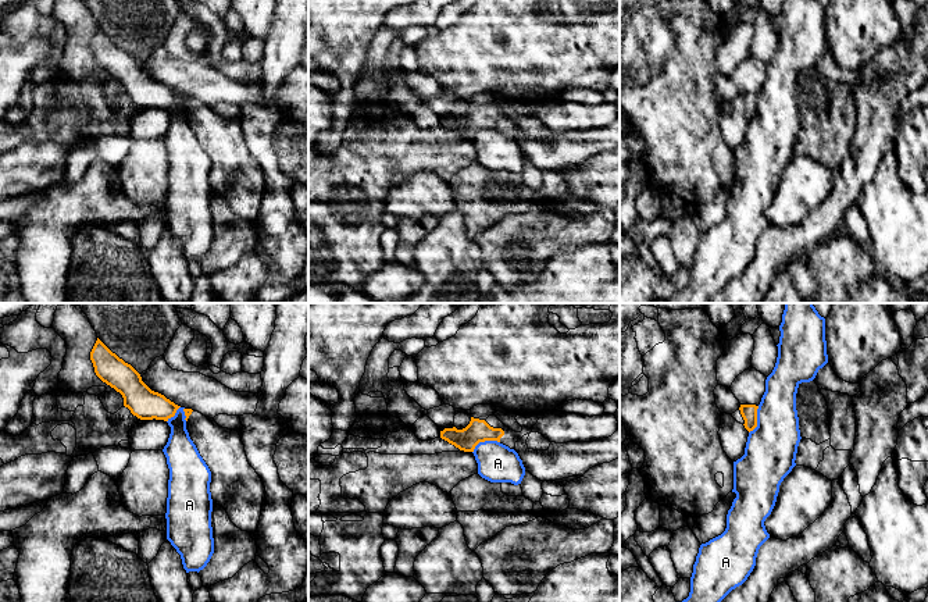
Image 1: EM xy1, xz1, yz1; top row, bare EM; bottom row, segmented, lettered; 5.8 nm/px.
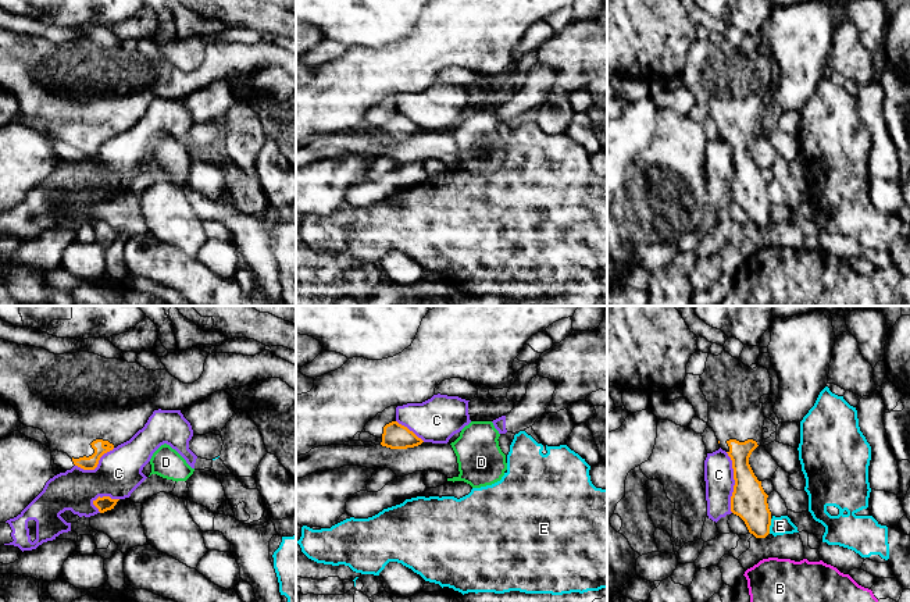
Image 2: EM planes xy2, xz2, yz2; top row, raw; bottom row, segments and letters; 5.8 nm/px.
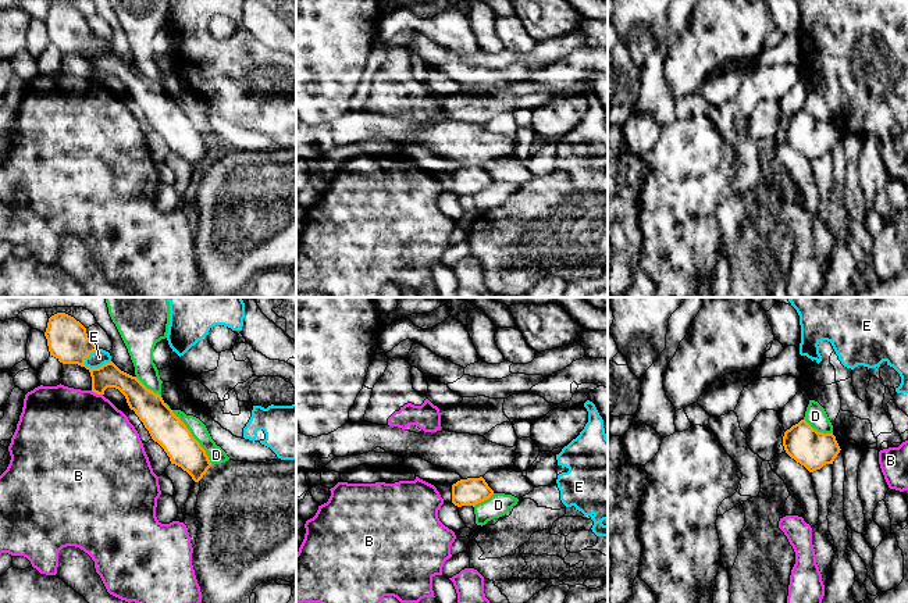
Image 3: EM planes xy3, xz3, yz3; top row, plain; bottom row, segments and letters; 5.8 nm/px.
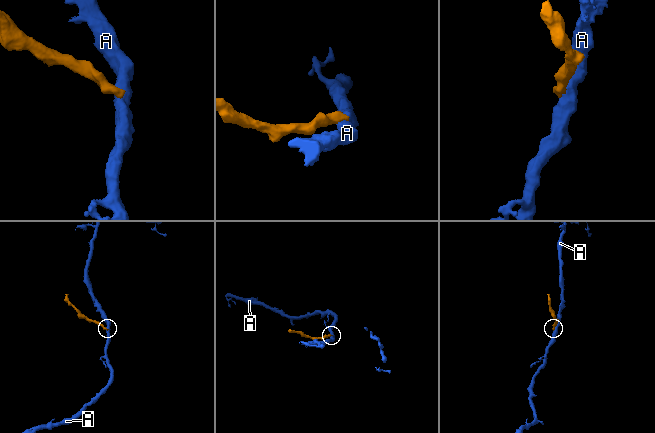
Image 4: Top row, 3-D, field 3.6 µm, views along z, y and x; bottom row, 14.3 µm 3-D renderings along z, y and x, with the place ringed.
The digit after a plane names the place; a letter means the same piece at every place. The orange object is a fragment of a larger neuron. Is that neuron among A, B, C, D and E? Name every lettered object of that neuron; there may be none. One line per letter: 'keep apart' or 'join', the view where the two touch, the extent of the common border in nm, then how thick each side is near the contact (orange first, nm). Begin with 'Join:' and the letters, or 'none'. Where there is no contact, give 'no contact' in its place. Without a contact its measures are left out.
Join: none
A: keep apart; meets orange in xz1; contact 170 nm long; 130 nm thick on the orange side, 220 nm on the other
B: keep apart; meets orange in xy3; contact 80 nm long; 150 nm thick on the orange side, 480 nm on the other
C: keep apart; meets orange in yz2; contact 360 nm long; 200 nm thick on the orange side, 180 nm on the other
D: keep apart; meets orange in xy3; contact 400 nm long; 190 nm thick on the orange side, 100 nm on the other
E: keep apart; meets orange in xy3; contact 160 nm long; 240 nm thick on the orange side, 90 nm on the other

